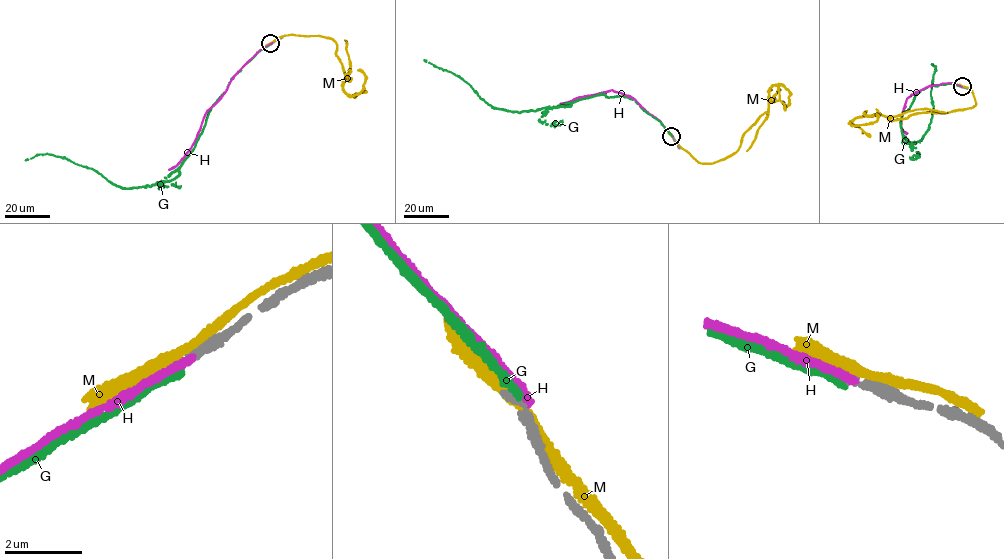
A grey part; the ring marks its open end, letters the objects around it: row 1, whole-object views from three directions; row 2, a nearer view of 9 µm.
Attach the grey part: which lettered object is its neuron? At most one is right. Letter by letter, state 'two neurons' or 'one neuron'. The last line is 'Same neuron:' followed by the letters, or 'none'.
G: two neurons
H: two neurons
M: two neurons
Same neuron: none

